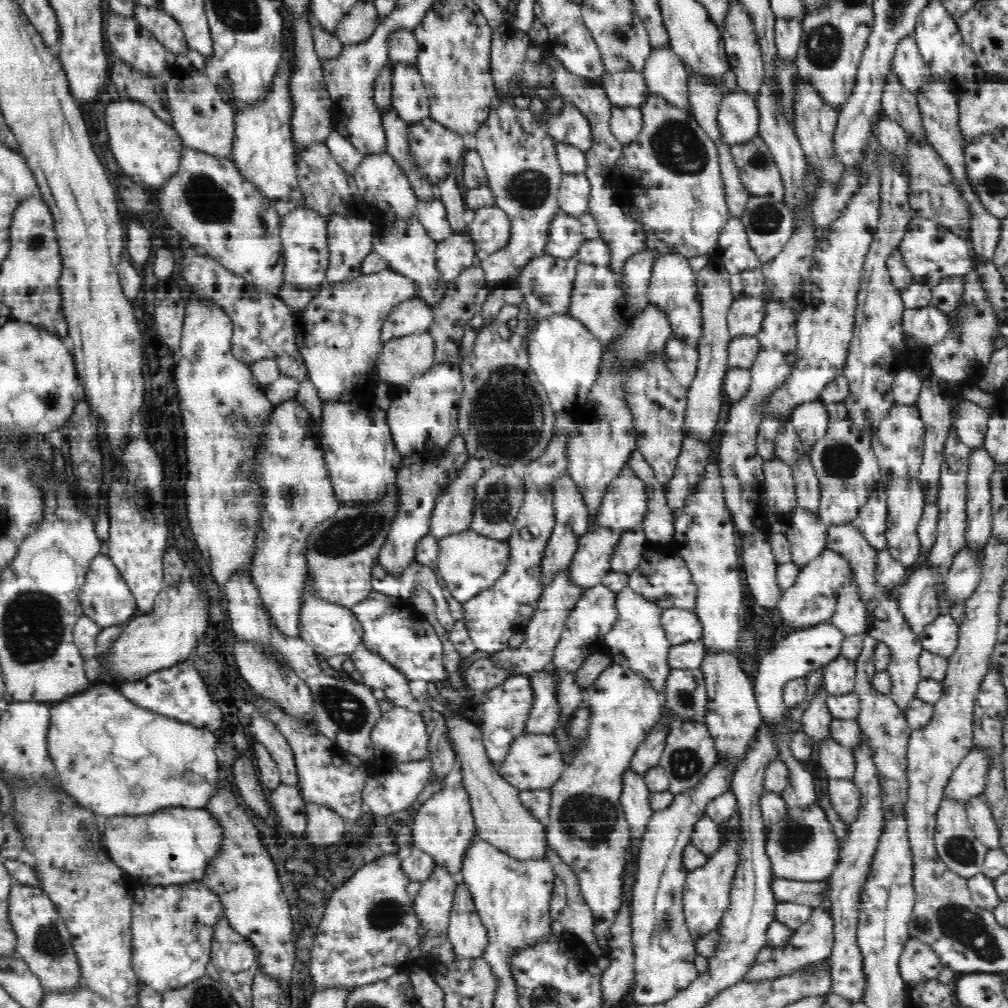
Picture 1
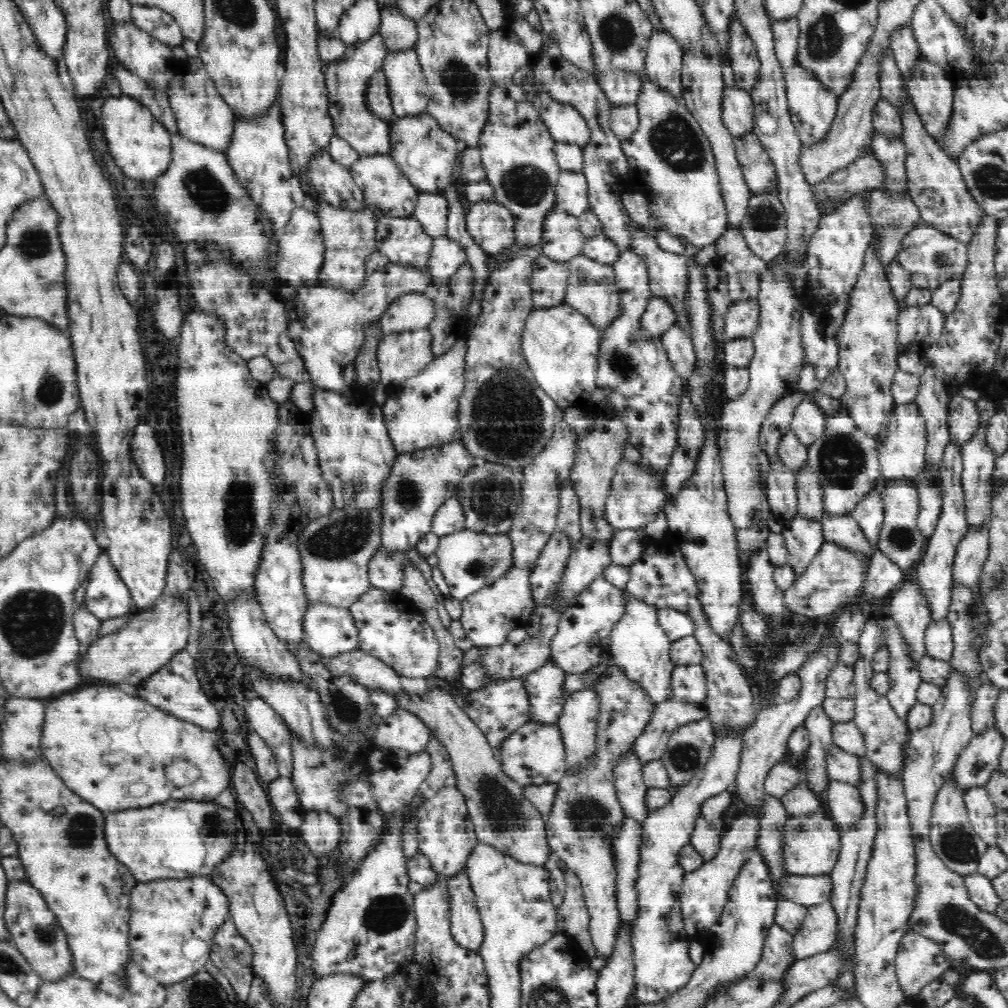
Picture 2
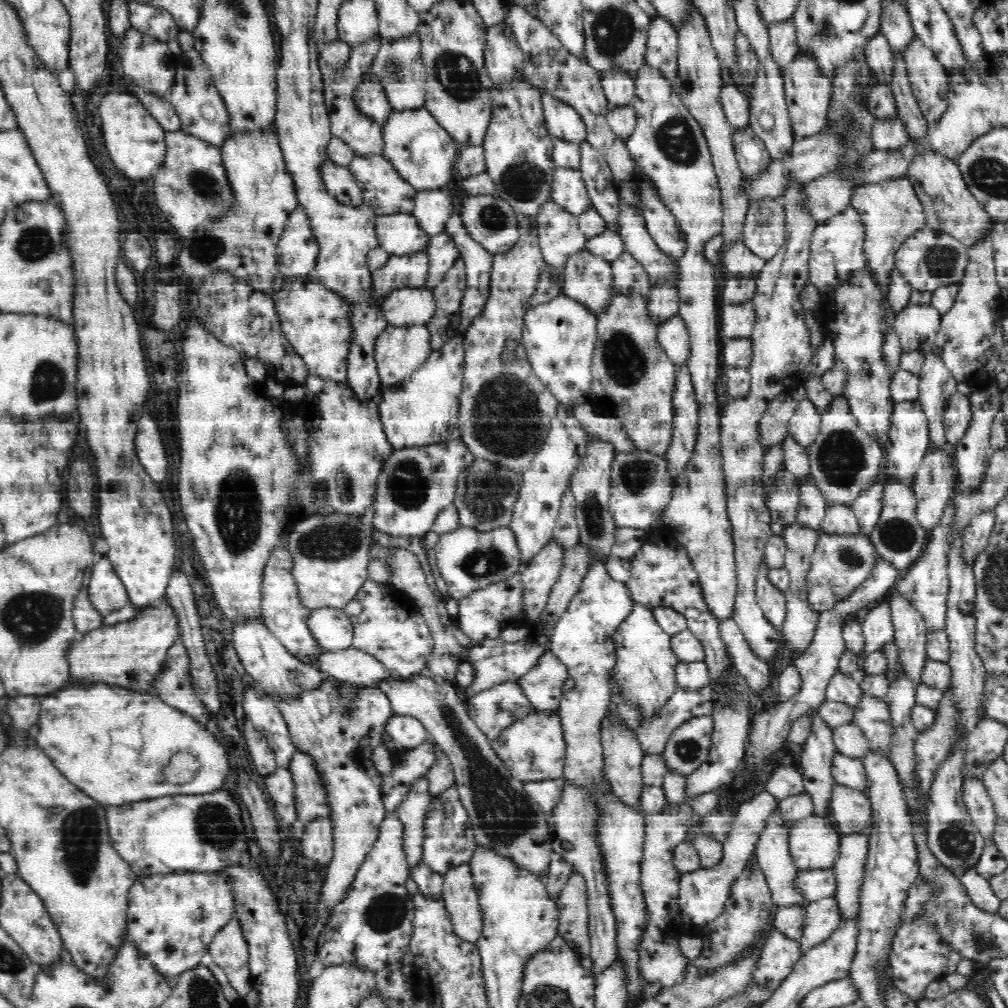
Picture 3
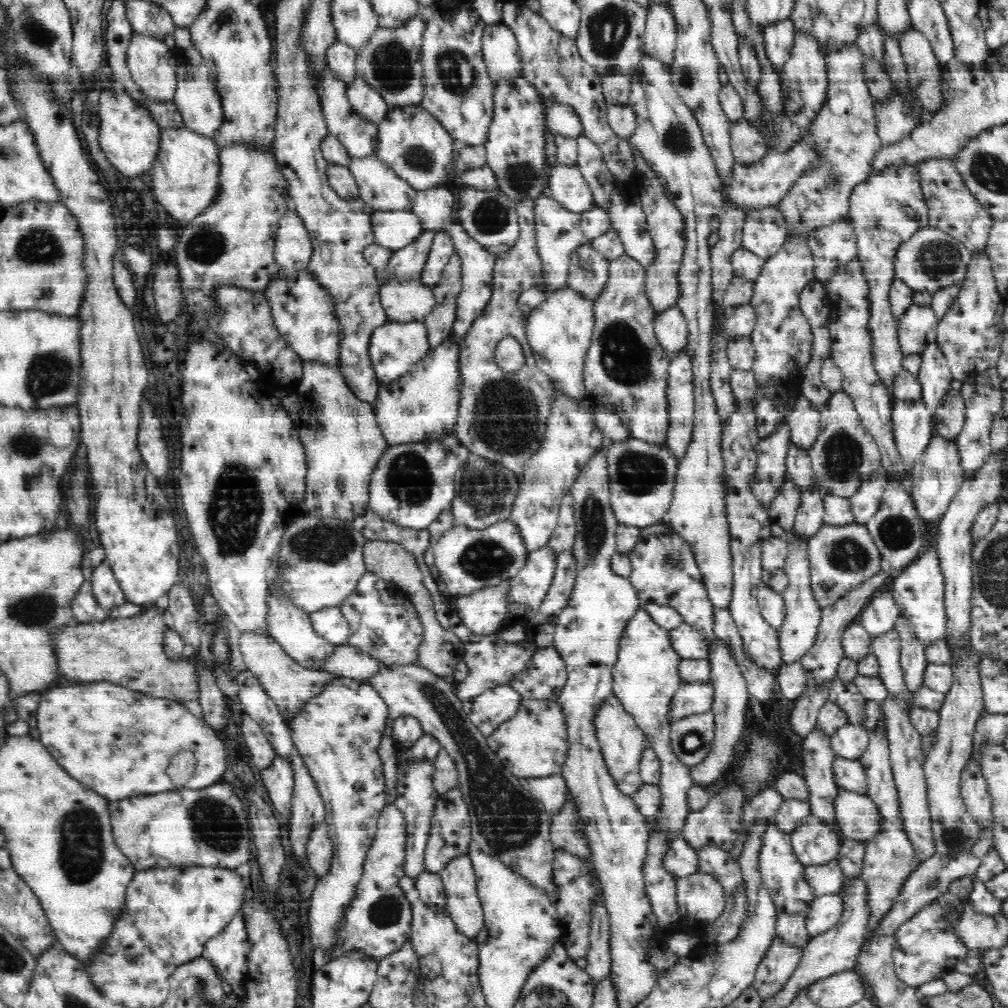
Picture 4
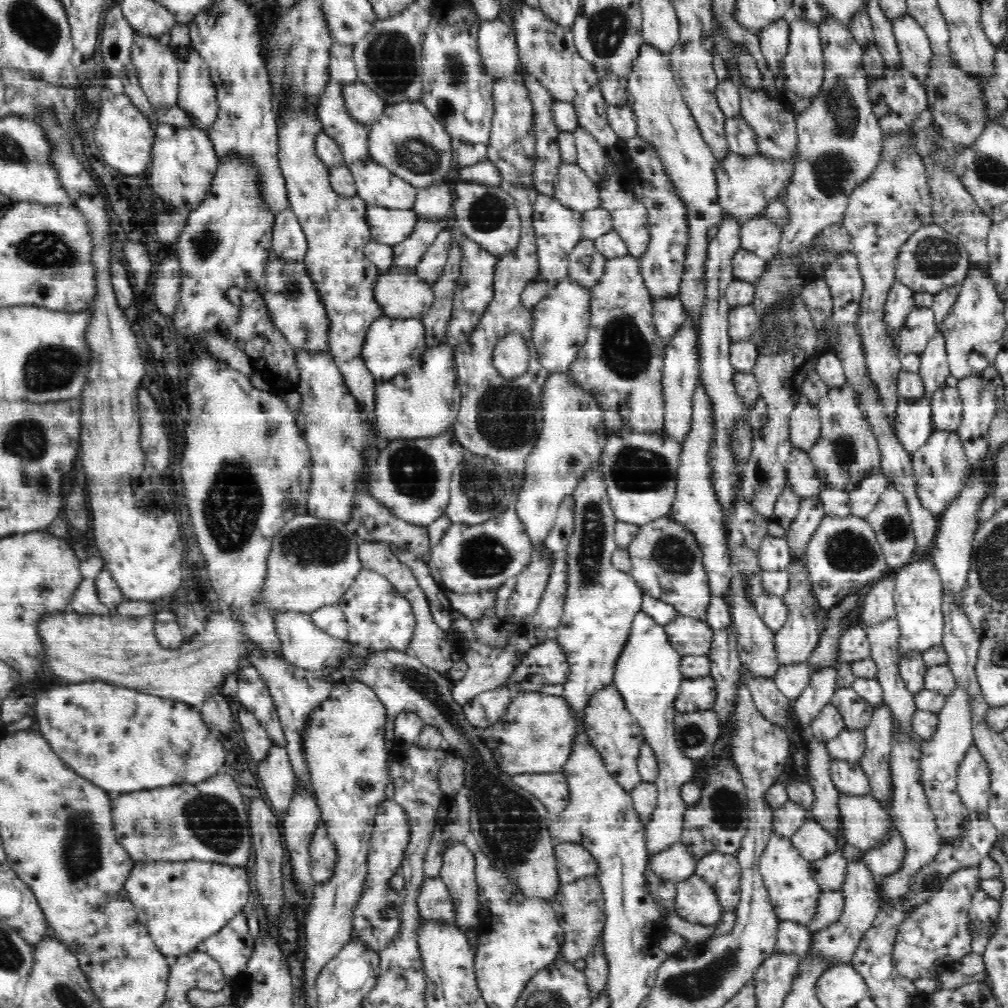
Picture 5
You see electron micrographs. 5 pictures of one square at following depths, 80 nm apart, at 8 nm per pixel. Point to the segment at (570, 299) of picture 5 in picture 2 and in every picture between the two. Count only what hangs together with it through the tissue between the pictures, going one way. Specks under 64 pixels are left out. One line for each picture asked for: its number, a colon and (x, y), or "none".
2: (561, 347)
3: (559, 337)
4: (559, 330)

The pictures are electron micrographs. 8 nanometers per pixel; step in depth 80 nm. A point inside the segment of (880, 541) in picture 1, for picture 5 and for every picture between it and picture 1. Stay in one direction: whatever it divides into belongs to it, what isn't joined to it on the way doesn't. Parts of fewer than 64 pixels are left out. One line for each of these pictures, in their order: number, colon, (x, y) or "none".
2: (869, 513)
3: (867, 508)
4: (865, 503)
5: (863, 499)

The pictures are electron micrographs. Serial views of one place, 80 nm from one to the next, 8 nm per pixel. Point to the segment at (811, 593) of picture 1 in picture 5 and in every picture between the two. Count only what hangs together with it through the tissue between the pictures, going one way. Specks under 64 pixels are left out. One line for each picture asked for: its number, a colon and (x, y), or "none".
2: (833, 578)
3: (839, 564)
4: (841, 558)
5: (843, 556)

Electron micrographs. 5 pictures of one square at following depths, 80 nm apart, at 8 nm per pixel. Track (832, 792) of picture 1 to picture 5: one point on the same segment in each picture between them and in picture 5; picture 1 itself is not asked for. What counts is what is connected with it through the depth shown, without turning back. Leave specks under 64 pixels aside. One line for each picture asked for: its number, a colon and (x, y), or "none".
2: (845, 802)
3: (851, 810)
4: (857, 817)
5: (865, 823)

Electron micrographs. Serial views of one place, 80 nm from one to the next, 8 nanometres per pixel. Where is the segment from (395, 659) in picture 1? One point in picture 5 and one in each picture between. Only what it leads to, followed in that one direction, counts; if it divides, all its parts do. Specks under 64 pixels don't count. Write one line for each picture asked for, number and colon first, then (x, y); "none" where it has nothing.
2: (391, 628)
3: (388, 626)
4: (382, 622)
5: (379, 617)

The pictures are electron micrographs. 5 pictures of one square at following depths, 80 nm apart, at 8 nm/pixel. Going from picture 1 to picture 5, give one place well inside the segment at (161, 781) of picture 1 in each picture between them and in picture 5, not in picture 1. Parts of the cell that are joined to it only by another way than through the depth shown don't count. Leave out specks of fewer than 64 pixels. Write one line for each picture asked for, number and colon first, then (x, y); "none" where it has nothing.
2: (100, 739)
3: (112, 744)
4: (117, 742)
5: (122, 740)

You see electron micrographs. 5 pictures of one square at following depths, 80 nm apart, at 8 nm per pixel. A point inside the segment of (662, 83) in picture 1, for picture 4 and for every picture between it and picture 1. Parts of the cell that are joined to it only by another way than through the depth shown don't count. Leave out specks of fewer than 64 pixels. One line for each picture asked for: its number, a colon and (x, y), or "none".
2: (663, 63)
3: (662, 38)
4: (660, 37)

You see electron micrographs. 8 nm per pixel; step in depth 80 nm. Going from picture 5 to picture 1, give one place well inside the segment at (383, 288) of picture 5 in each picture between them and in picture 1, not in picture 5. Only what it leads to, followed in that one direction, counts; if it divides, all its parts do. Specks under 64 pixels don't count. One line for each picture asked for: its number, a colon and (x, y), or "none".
1: (411, 317)
2: (411, 312)
3: (410, 306)
4: (409, 301)

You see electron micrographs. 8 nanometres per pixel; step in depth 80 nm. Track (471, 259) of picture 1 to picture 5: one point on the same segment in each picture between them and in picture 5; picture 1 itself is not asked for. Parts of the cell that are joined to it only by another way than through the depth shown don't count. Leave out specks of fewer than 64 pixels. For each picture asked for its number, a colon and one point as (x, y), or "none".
2: (447, 256)
3: (442, 252)
4: (443, 248)
5: (431, 267)

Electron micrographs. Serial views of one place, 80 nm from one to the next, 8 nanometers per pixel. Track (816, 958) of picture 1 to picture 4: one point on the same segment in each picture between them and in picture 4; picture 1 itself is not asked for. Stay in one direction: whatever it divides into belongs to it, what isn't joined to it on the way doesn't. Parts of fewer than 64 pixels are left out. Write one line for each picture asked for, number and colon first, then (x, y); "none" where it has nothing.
2: (818, 933)
3: (822, 917)
4: (826, 910)

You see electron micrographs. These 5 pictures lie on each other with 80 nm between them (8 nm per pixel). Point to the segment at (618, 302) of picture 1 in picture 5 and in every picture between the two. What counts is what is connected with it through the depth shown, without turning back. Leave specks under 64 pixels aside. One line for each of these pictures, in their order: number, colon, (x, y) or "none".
2: (591, 290)
3: (588, 278)
4: (588, 273)
5: (587, 266)

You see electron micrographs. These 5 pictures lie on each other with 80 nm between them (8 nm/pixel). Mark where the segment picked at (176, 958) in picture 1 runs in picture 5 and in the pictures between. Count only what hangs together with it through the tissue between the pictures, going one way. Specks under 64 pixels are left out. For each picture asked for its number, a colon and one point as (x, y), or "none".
2: (172, 924)
3: (172, 919)
4: (176, 911)
5: (179, 904)

